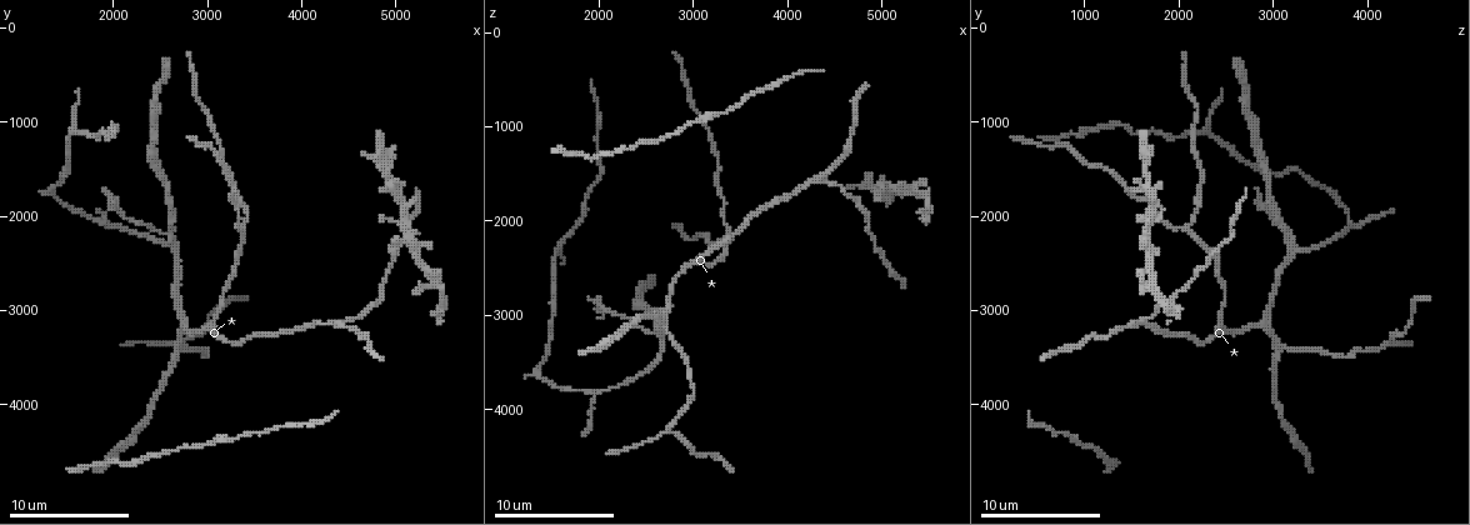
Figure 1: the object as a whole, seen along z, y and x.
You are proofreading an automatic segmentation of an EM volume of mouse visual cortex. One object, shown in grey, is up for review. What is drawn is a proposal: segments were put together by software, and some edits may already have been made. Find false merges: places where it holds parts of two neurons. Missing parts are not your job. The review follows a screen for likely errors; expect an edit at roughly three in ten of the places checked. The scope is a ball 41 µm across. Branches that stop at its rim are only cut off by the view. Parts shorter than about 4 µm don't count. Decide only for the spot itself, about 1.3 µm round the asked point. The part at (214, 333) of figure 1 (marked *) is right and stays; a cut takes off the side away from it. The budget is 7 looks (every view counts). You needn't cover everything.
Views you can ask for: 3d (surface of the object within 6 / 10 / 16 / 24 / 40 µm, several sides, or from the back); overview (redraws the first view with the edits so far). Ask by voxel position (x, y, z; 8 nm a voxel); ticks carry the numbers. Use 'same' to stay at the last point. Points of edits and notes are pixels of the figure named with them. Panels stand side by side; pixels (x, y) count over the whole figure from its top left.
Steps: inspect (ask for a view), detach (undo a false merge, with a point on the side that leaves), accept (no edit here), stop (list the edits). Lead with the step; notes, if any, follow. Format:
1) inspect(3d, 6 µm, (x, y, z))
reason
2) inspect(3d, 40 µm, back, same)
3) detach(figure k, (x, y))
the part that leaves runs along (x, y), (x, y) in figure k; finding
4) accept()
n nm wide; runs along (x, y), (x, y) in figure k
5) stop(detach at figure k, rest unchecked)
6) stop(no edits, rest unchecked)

inspect(3d, 10 µm, (2680, 3400, 3120))
three arms meet

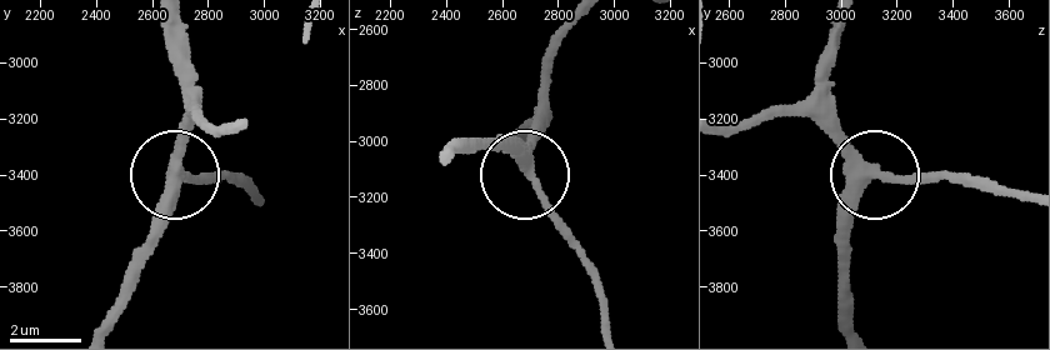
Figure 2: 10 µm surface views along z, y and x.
accept()
3 arms; runs along (571, 24), (526, 171), (503, 135) in figure 2; one neuron here

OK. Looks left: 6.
inspect(3d, 6 µm, (2580, 2200, 3160))
thin arm on a thick one

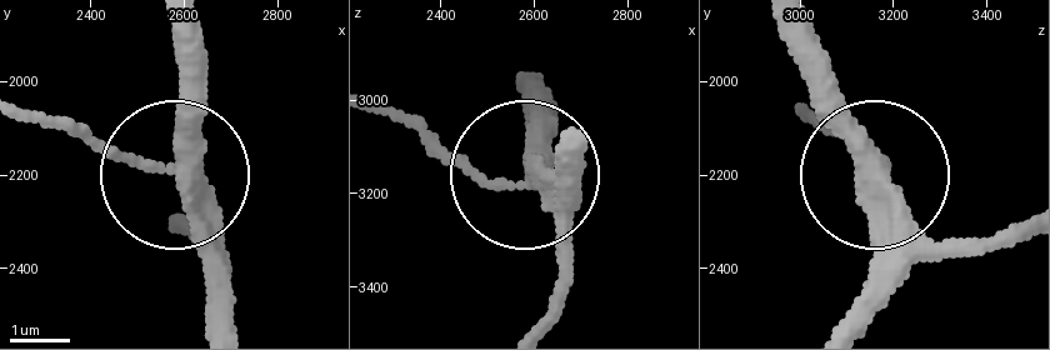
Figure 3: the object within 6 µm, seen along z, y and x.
detach(figure 3, (79, 134))
side arm 8 µm; the part that leaves runs along (160, 168), (31, 109) in figure 3; two neurons meet here

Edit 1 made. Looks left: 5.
inspect(overview)

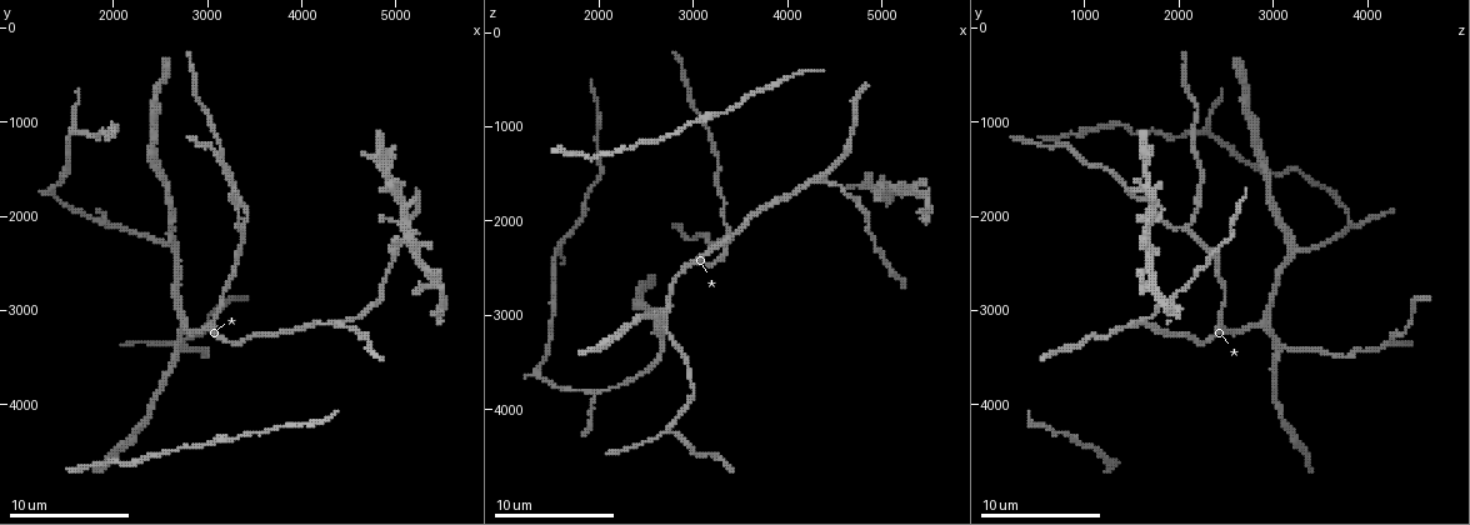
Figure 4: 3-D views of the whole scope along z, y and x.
inspect(3d, 10 µm, (3380, 2120, 2020))

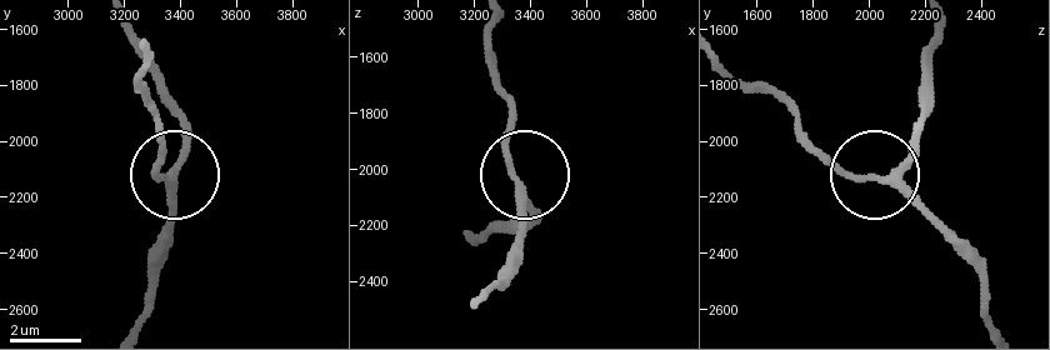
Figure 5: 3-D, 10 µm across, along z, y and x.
inspect(3d, 10 µm, back, (3360, 2130, 2050))

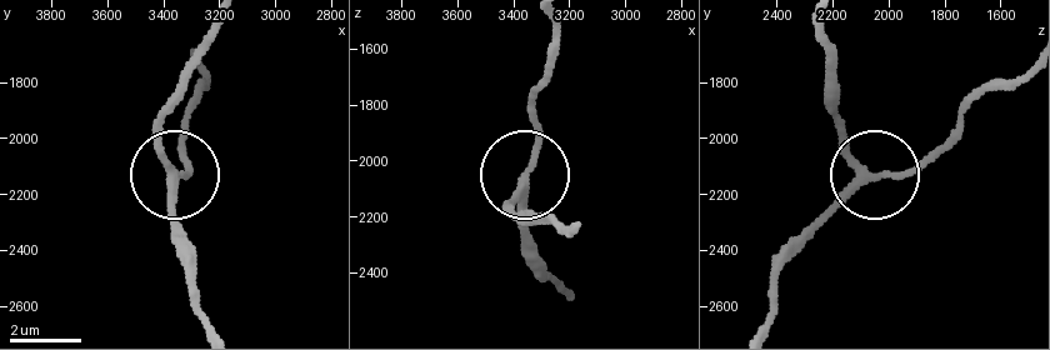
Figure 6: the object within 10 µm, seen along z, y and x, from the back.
accept()
3 arms; continuous, no second neuron

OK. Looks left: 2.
stop(detach at figure 3, rest unchecked)

